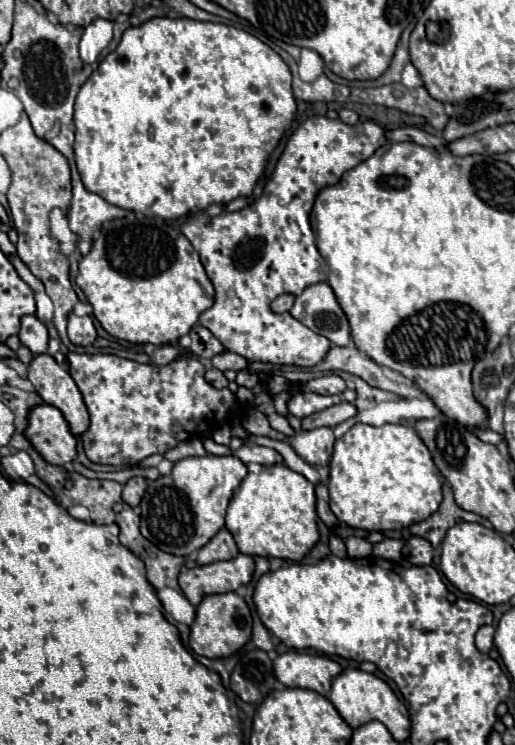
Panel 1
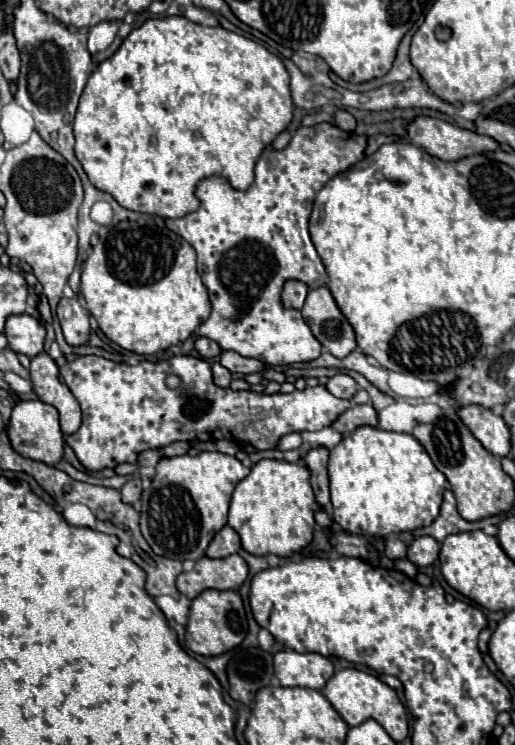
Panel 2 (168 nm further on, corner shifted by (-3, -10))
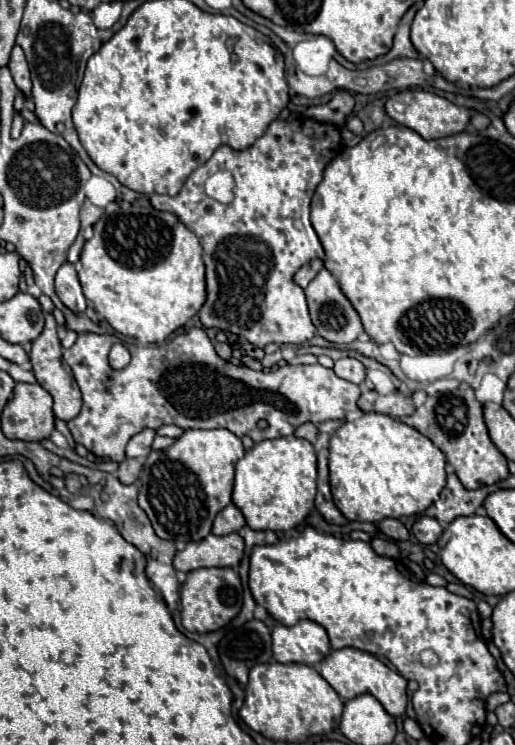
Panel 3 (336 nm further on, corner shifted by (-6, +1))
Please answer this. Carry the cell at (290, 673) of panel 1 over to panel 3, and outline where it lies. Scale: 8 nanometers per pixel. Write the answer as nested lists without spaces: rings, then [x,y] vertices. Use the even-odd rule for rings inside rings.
[[[301,619],[291,627],[275,625],[271,637],[273,659],[279,663],[319,665],[321,659],[331,651],[327,631],[319,623],[309,619]]]

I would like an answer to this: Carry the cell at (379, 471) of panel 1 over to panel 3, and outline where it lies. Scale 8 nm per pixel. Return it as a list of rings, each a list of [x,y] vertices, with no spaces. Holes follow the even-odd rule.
[[[365,413],[355,421],[345,421],[329,441],[329,479],[337,509],[351,521],[379,523],[387,517],[419,515],[439,499],[445,487],[445,455],[417,429],[381,413]]]

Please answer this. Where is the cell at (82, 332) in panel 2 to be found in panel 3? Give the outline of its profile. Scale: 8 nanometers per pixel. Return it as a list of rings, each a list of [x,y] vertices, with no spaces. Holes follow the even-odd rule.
[[[65,261],[57,275],[55,275],[55,293],[57,297],[77,315],[83,315],[85,313],[85,307],[87,307],[87,301],[83,297],[83,291],[81,291],[81,283],[77,279],[77,271],[75,271],[75,265]]]

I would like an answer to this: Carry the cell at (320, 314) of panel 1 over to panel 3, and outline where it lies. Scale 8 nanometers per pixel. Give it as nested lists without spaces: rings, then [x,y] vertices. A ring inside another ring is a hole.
[[[321,269],[317,273],[317,277],[307,285],[305,295],[307,295],[307,303],[309,303],[311,321],[323,339],[327,339],[331,343],[351,343],[359,337],[359,333],[363,333],[363,325],[361,325],[357,311],[353,309],[349,299],[343,295],[337,279],[327,269]]]

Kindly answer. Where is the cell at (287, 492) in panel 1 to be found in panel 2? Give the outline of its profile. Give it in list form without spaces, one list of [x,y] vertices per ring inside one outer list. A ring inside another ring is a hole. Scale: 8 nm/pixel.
[[[260,460],[252,466],[252,472],[238,482],[230,502],[228,526],[240,536],[246,552],[256,556],[276,554],[290,558],[312,542],[316,498],[308,478],[310,472],[306,466],[280,460]]]

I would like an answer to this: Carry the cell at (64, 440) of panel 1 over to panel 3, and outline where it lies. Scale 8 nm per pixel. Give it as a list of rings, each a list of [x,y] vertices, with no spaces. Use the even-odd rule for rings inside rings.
[[[17,383],[13,389],[13,397],[1,411],[1,429],[9,439],[21,441],[41,441],[49,437],[55,429],[55,415],[53,415],[53,397],[39,385],[31,383]]]

